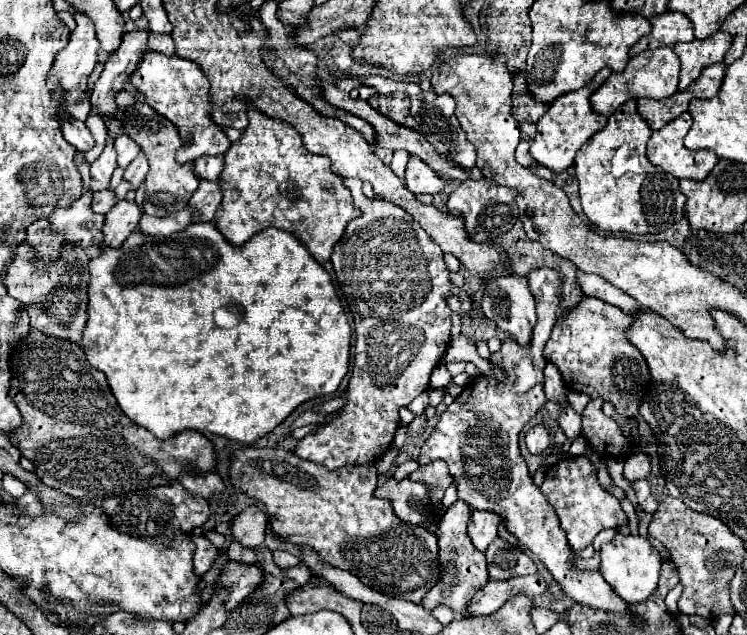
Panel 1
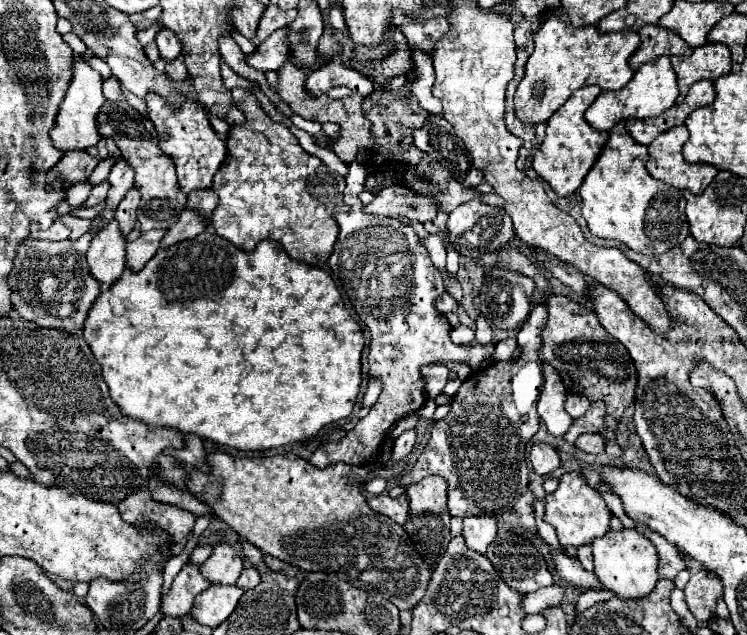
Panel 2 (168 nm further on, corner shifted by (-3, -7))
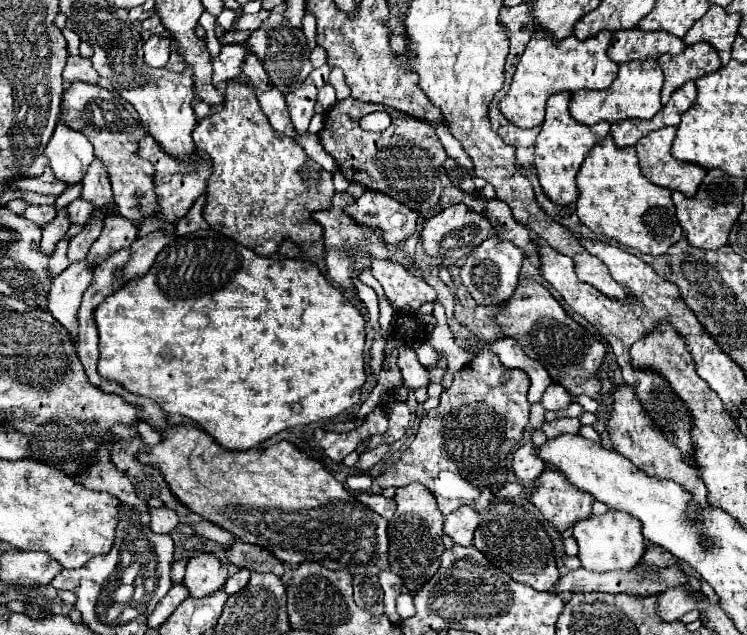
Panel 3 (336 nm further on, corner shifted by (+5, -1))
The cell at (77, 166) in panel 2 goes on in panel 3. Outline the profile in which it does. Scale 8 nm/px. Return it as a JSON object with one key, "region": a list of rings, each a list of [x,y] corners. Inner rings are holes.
{"region":[[[46,166],[42,176],[36,176],[36,178],[20,178],[20,180],[12,182],[12,188],[14,190],[18,188],[18,190],[30,190],[30,192],[38,192],[38,194],[54,194],[54,196],[60,196],[68,186],[64,182],[60,182],[52,174],[52,168],[50,166]]]}

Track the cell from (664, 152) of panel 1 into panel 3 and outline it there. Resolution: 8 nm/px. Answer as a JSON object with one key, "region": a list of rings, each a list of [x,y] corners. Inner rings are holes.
{"region":[[[668,126],[668,128],[660,128],[656,132],[650,132],[650,134],[646,134],[644,138],[638,140],[636,152],[638,152],[638,158],[640,158],[640,170],[650,182],[654,182],[658,186],[666,186],[670,190],[680,190],[684,196],[694,196],[702,178],[706,176],[706,170],[702,166],[690,164],[690,162],[680,162],[670,154],[674,132],[676,132],[676,128]]]}

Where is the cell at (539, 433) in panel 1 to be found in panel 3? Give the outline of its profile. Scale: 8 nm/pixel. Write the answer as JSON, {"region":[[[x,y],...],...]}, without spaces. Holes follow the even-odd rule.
{"region":[[[526,442],[524,446],[520,446],[514,452],[512,468],[514,468],[514,474],[518,476],[518,480],[532,482],[544,470],[544,460],[540,460],[538,448],[532,442]]]}

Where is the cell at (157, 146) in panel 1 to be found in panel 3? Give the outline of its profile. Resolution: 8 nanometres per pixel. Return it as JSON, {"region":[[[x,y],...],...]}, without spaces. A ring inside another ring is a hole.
{"region":[[[84,82],[70,84],[70,88],[64,92],[62,106],[62,116],[68,118],[68,124],[74,130],[82,130],[88,136],[96,156],[102,158],[104,166],[108,168],[118,212],[134,224],[152,218],[152,214],[156,214],[158,208],[158,198],[156,184],[152,184],[154,166],[138,156],[138,140],[146,134],[142,124],[122,106],[122,102],[118,102],[118,98],[112,92]]]}

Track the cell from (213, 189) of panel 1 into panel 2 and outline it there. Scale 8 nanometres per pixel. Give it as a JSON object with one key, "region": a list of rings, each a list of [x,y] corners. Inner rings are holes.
{"region":[[[184,210],[180,214],[178,222],[166,230],[164,240],[160,242],[160,248],[168,248],[168,246],[182,242],[182,240],[192,240],[194,236],[198,236],[204,230],[206,230],[206,222],[198,216],[198,212],[196,210]]]}

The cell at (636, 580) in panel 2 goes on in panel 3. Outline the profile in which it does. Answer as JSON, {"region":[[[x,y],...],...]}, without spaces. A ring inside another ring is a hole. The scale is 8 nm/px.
{"region":[[[610,510],[604,516],[590,516],[586,520],[576,522],[576,526],[572,526],[572,534],[580,548],[578,558],[582,562],[582,568],[592,570],[592,572],[632,570],[640,562],[646,550],[646,540],[642,536],[640,520],[632,518],[630,514],[620,514],[616,510]]]}

